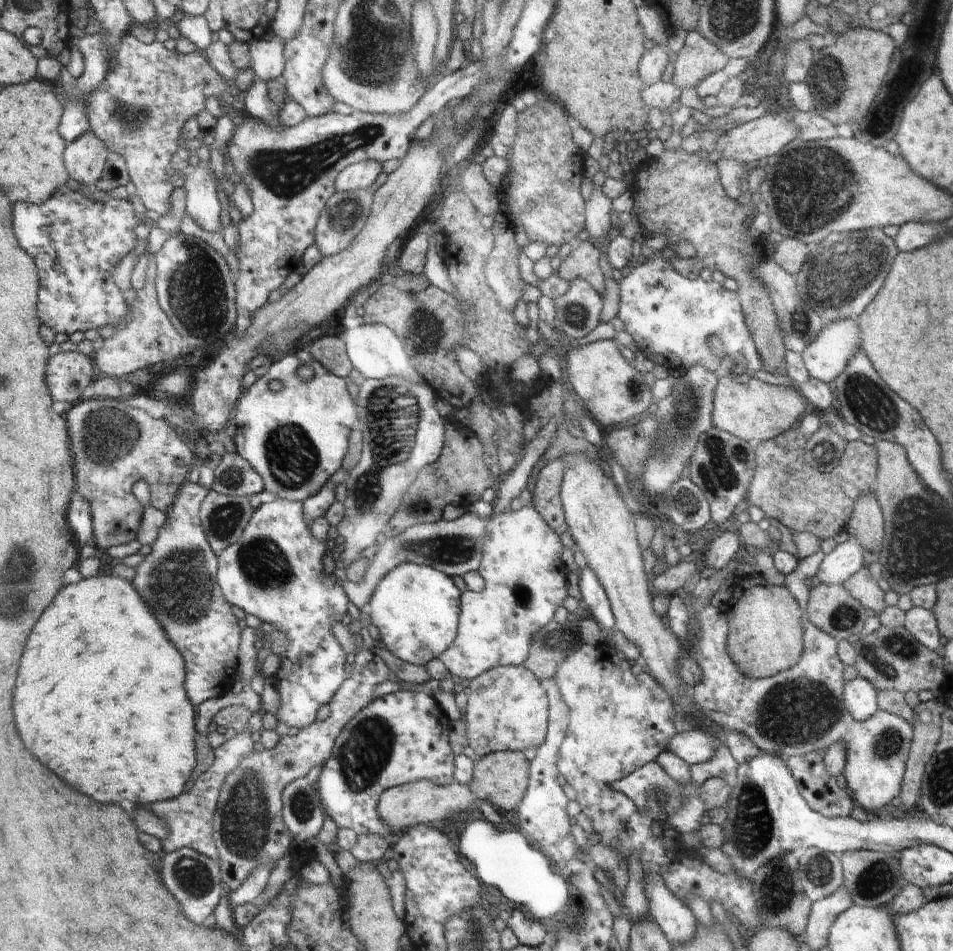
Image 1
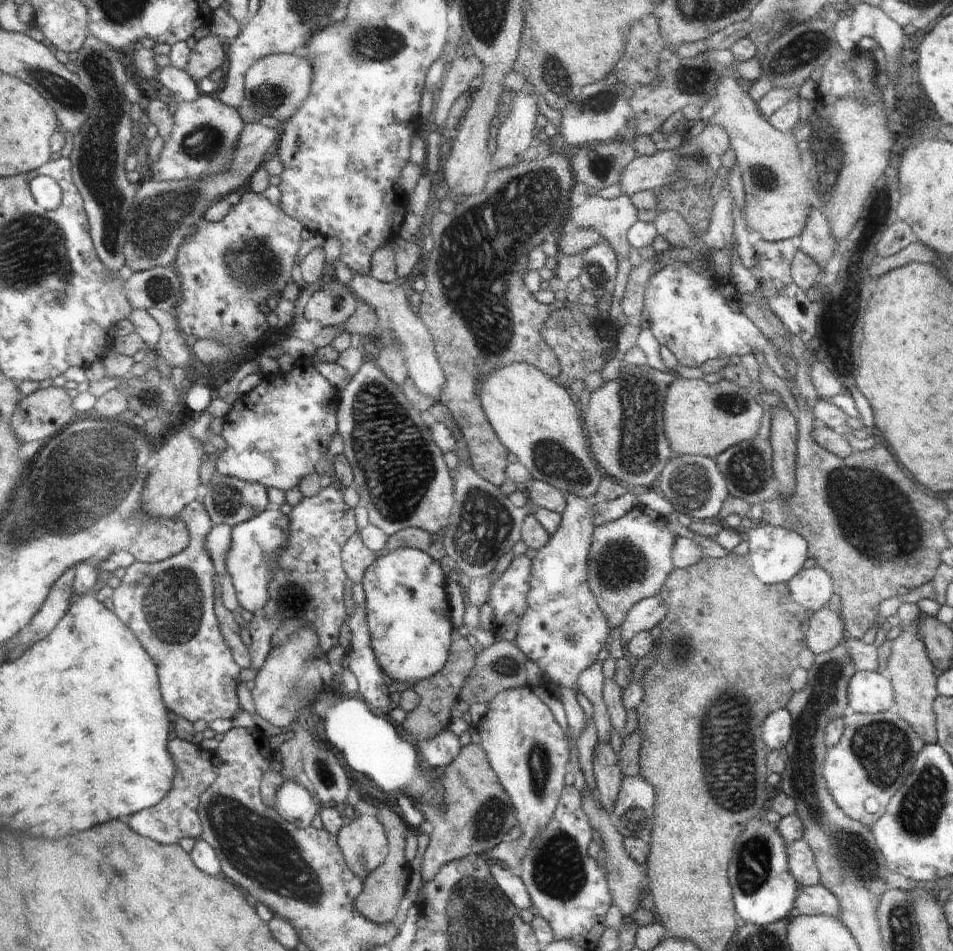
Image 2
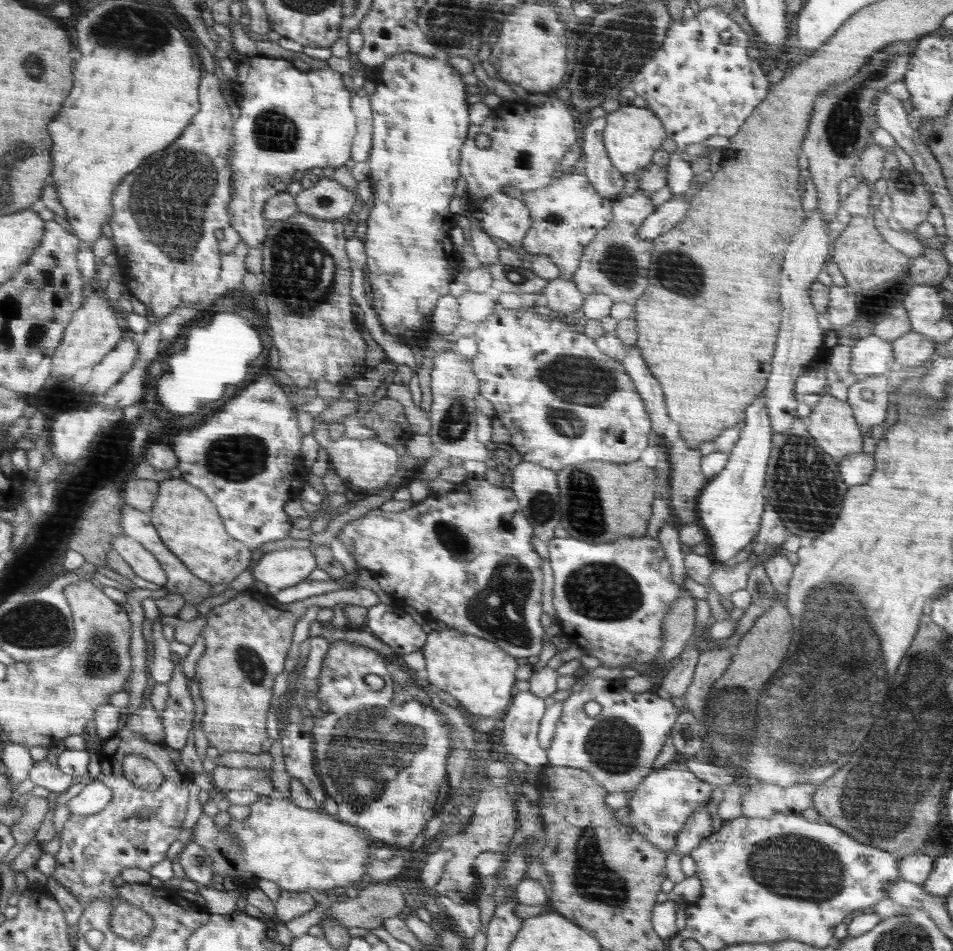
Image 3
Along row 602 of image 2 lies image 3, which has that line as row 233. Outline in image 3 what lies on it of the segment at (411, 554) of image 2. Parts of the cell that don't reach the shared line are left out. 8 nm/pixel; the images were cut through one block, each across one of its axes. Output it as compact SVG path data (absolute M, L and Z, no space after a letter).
M402 52L387 58L378 68L380 74L374 74L372 80L376 84L376 91L368 96L373 111L373 143L369 158L366 160L370 167L367 178L371 186L375 188L374 206L370 210L364 210L364 216L367 221L368 229L365 236L365 252L368 254L368 266L365 269L368 282L372 284L372 294L374 302L371 304L374 312L377 312L380 324L386 332L404 344L410 344L422 336L430 334L433 330L433 310L442 296L454 288L454 280L458 280L458 273L462 273L462 248L452 244L450 232L457 227L459 217L458 212L451 210L452 202L459 200L458 197L458 180L462 180L461 175L461 152L466 140L469 137L470 125L474 120L470 120L470 84L466 84L466 73L449 64L446 56L439 55L436 57L424 56L413 52Z

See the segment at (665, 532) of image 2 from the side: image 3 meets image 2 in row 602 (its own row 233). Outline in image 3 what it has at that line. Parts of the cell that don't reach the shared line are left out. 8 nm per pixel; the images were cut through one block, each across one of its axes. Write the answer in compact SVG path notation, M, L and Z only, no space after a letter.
M636 189L628 197L614 197L614 218L607 228L597 232L596 238L585 247L580 266L573 281L585 296L594 293L607 294L613 302L634 303L646 293L649 286L649 267L653 260L655 245L652 240L642 240L640 228L655 211L650 194Z

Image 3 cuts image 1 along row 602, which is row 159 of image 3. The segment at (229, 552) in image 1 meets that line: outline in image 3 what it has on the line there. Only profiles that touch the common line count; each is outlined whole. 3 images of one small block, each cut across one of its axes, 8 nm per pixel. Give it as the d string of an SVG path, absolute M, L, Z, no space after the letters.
M257 54L253 57L244 57L239 66L239 74L232 81L232 94L237 99L240 107L240 117L236 118L237 123L234 124L234 139L231 143L231 163L234 171L234 188L236 192L233 194L233 202L230 204L231 225L236 232L239 232L241 241L245 242L249 248L255 248L266 240L268 227L264 217L264 210L268 200L273 196L286 192L286 188L290 188L290 184L294 184L294 176L298 176L298 172L312 173L314 168L324 168L326 166L336 168L346 168L346 164L350 164L353 159L353 146L356 142L358 133L357 113L353 112L354 92L350 92L350 88L346 88L346 76L343 72L336 72L333 68L302 70L296 68L292 61L283 58L267 57Z

